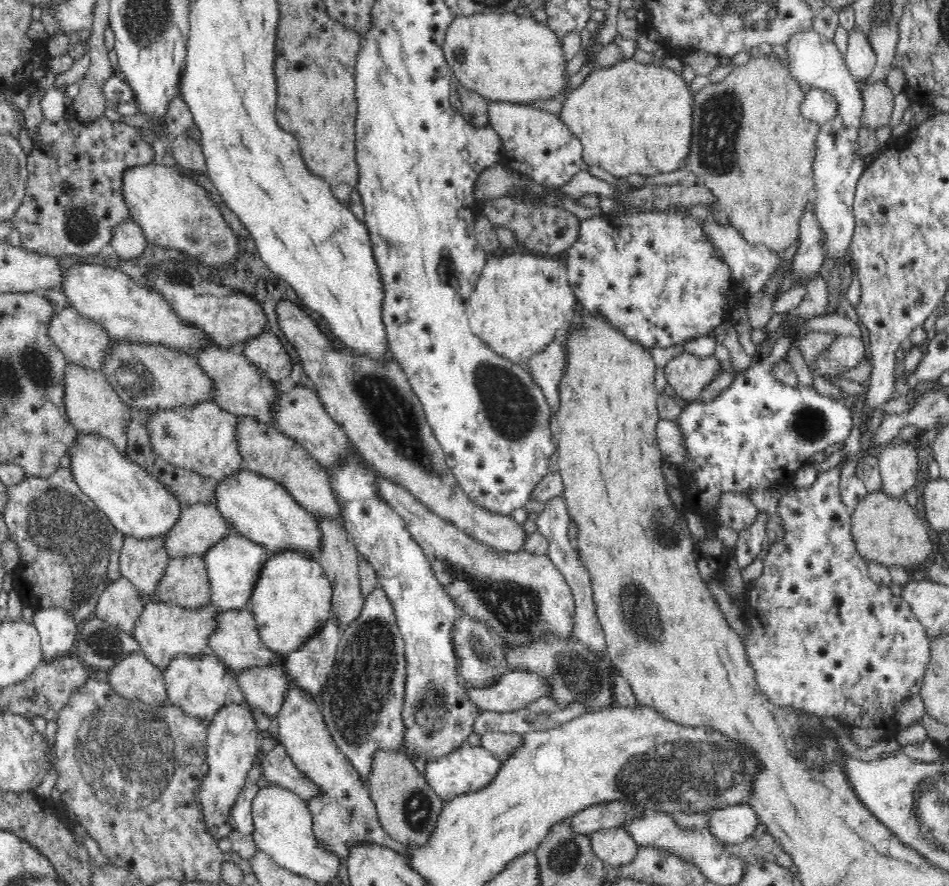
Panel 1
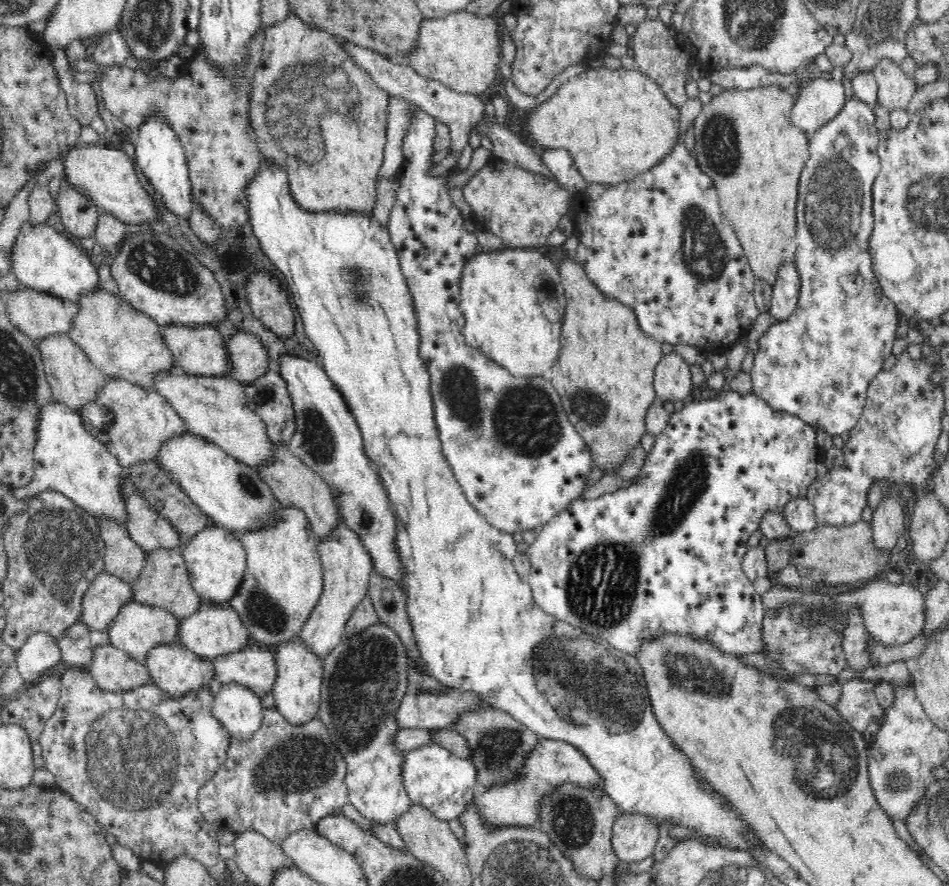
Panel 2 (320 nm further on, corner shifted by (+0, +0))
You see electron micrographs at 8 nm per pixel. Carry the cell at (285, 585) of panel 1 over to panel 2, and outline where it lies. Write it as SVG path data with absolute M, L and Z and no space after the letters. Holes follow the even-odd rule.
M285 506L279 515L280 522L276 522L275 527L240 535L246 551L247 568L238 593L230 601L234 610L238 611L244 627L251 634L253 642L270 649L299 636L303 624L322 597L324 589L324 569L319 553L320 540L310 528L304 513Z

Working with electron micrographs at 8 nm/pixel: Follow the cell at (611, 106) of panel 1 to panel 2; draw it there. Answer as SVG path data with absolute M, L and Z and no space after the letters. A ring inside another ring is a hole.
M605 66L597 69L588 68L584 72L580 72L578 76L574 76L568 79L566 82L558 86L557 91L550 96L547 100L536 106L532 112L528 112L528 118L526 120L525 127L528 128L530 132L530 138L534 140L535 145L544 147L564 147L572 153L576 165L578 165L578 170L582 173L582 176L590 183L600 183L607 185L616 185L621 182L631 181L639 174L658 166L660 162L664 160L667 156L670 156L674 152L676 144L680 142L680 121L679 108L672 104L672 101L668 99L667 94L664 93L662 87L649 77L644 74L638 68L633 67L630 70L626 70L621 67L618 70L611 70Z

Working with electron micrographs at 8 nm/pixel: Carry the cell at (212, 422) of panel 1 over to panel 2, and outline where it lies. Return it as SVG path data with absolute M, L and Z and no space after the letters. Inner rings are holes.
M110 379L95 402L84 408L82 422L86 430L127 467L136 463L156 463L167 442L189 434L184 419L162 395L115 379Z

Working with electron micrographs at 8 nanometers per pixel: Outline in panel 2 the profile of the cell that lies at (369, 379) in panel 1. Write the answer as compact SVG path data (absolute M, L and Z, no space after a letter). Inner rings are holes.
M254 272L248 278L248 303L254 315L280 338L296 334L296 314L290 305L290 292L268 272Z

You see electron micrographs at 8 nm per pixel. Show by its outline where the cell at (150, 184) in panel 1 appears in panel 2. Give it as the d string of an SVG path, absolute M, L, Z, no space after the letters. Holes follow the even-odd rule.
M100 144L79 145L68 151L64 160L63 175L83 191L103 212L112 213L126 224L143 226L160 222L160 212L150 192L140 184L140 177L134 169L135 161L125 151L104 148Z

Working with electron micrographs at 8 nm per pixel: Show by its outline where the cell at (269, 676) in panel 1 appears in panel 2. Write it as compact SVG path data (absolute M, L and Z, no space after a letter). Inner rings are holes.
M251 642L236 654L212 659L217 684L249 687L260 698L271 693L277 678L273 649Z

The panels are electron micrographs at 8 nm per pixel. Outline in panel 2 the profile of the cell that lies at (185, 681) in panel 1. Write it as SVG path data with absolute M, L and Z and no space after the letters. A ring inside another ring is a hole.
M180 642L164 644L150 650L145 663L150 671L151 683L176 700L187 697L190 693L200 692L206 686L215 688L218 685L212 660L192 652Z

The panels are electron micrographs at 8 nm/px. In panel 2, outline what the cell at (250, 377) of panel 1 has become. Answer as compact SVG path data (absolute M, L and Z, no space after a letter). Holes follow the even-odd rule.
M168 325L161 330L164 341L175 359L177 368L190 376L205 378L225 378L232 373L232 361L227 348L226 338L212 327L188 328Z

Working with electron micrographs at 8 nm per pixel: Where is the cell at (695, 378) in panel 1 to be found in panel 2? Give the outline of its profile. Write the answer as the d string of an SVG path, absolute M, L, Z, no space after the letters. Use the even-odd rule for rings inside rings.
M677 353L664 354L655 368L653 384L658 401L668 400L679 404L694 387L690 364Z

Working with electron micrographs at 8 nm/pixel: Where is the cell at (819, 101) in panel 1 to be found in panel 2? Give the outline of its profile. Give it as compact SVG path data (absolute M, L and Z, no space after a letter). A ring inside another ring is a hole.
M830 75L805 79L791 110L792 124L811 134L841 112L844 103L842 80Z

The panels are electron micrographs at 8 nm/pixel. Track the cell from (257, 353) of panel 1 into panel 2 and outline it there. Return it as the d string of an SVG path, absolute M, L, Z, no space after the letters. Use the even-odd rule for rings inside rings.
M238 332L226 340L232 361L230 378L250 383L270 370L270 354L262 340L254 333Z

